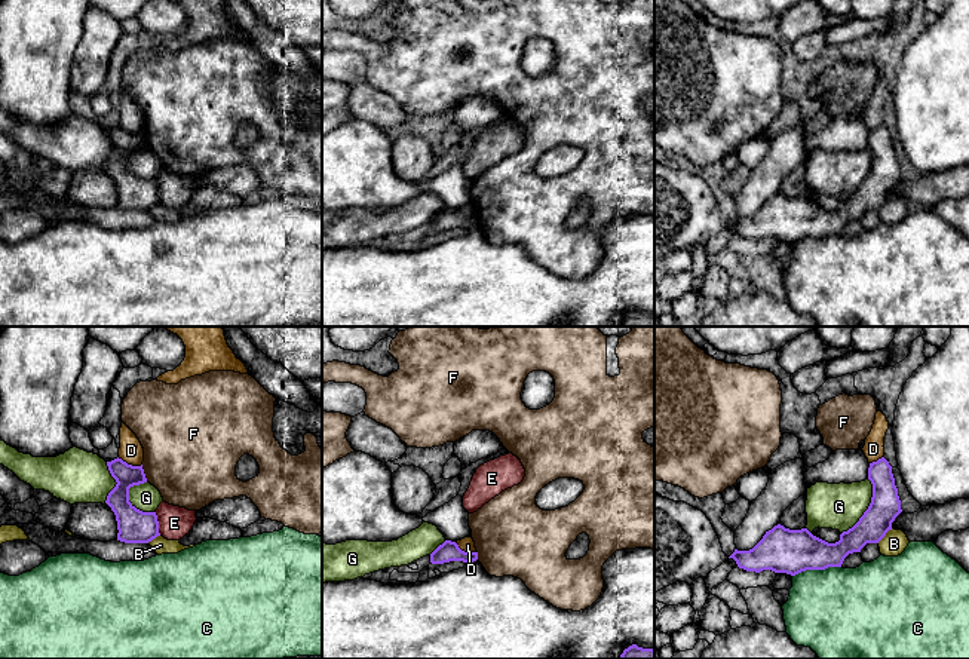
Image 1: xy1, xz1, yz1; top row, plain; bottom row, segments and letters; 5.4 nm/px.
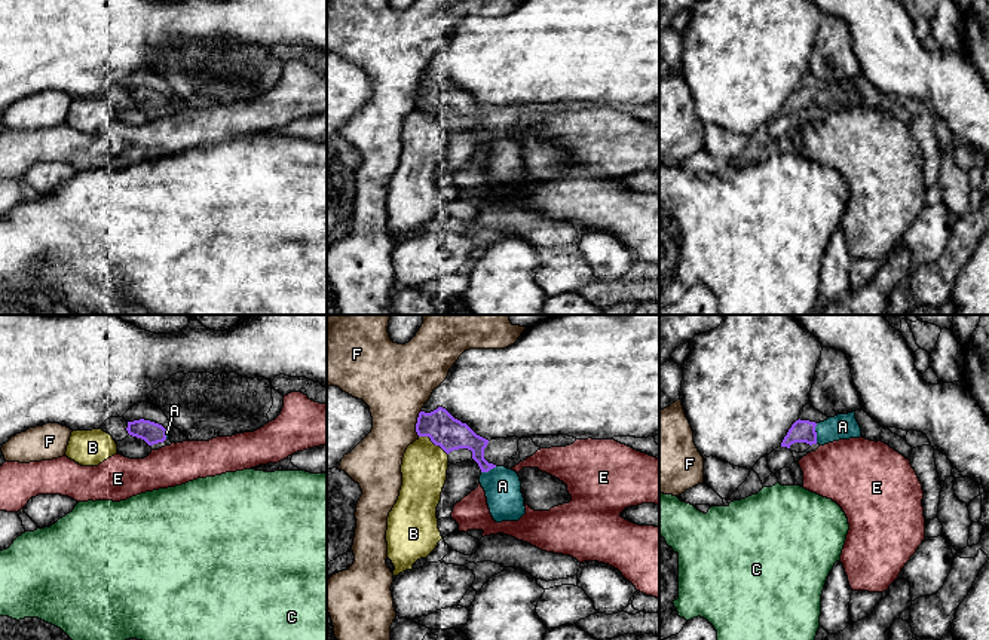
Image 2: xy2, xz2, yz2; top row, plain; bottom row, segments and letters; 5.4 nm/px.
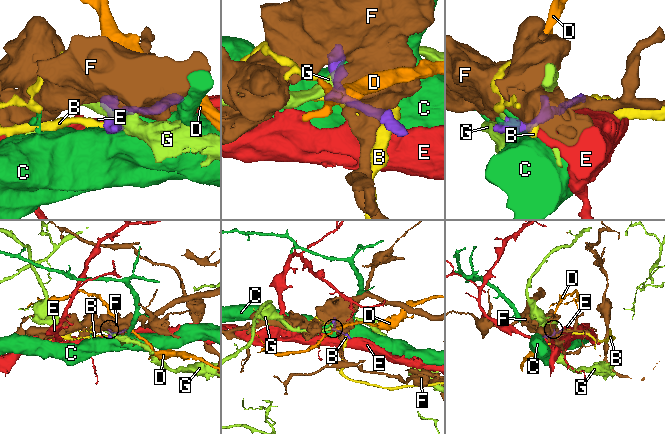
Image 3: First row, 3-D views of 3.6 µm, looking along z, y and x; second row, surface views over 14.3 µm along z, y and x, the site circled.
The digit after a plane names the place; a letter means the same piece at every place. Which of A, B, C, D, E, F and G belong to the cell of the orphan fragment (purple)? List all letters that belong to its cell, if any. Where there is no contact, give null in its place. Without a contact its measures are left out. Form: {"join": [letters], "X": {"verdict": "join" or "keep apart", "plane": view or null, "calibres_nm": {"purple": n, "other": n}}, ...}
{"join": ["A"], "A": {"verdict": "join", "plane": "yz2", "calibres_nm": {"purple": 130, "other": 140}}, "B": {"verdict": "keep apart", "plane": "xz2", "calibres_nm": {"purple": 180, "other": 240}}, "C": {"verdict": "keep apart", "plane": "yz1", "calibres_nm": {"purple": 240, "other": 460}}, "D": {"verdict": "keep apart", "plane": "xy1", "calibres_nm": {"purple": 130, "other": 130}}, "E": {"verdict": "keep apart", "plane": "xy1", "calibres_nm": {"purple": 180, "other": 180}}, "F": {"verdict": "keep apart", "plane": "xz2", "calibres_nm": {"purple": 180, "other": 380}}, "G": {"verdict": "keep apart", "plane": "yz1", "calibres_nm": {"purple": 170, "other": 260}}}

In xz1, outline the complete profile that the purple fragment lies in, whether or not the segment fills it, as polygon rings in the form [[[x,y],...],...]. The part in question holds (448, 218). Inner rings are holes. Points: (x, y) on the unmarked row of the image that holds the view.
[[[445,208],[430,221],[432,232],[444,232],[450,229],[463,229],[466,232],[478,227],[478,220],[464,220],[456,209]]]

